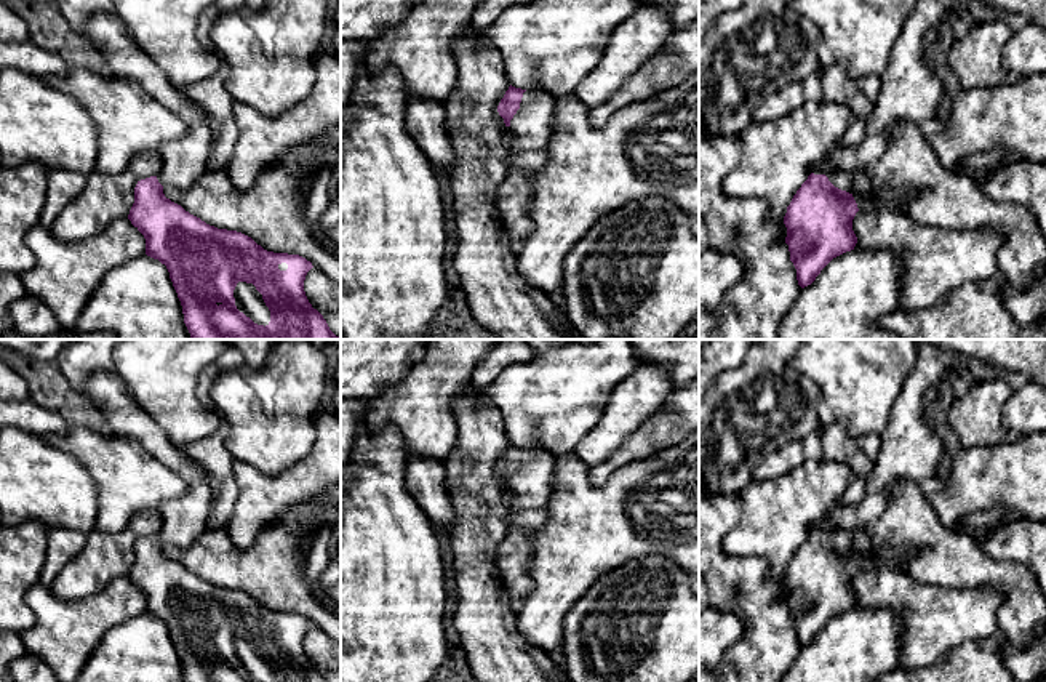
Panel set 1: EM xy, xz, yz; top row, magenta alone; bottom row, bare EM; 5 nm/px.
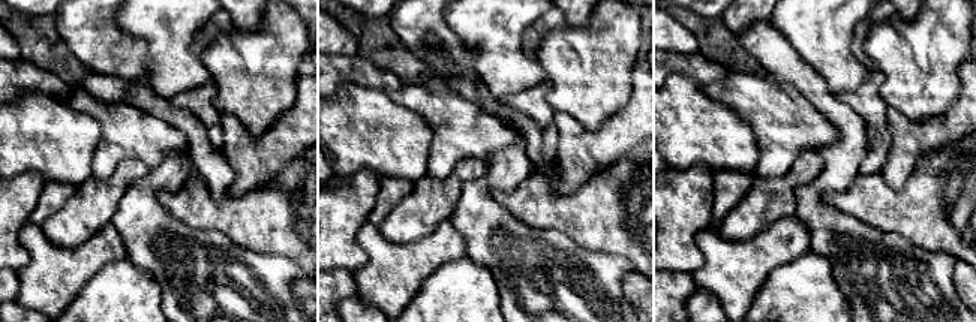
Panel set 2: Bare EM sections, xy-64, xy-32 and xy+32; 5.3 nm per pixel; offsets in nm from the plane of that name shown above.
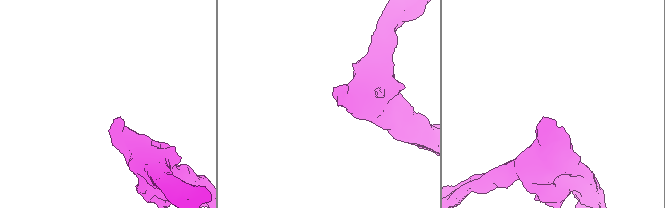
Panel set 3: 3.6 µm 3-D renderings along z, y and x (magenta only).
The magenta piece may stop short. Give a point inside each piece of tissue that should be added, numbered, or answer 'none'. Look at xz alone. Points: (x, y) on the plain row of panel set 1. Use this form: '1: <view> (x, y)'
1: xz (530, 487)

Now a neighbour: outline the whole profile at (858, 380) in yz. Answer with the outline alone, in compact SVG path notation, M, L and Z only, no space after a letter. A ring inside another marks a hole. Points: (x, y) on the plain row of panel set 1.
M803 339L792 359L793 370L809 378L819 391L819 432L830 424L846 421L848 432L857 439L862 434L881 435L889 424L899 389L912 373L918 357L916 339Z

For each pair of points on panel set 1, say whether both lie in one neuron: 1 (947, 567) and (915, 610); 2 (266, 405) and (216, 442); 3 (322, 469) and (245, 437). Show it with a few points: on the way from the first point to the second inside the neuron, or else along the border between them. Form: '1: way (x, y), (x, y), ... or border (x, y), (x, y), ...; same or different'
1: border (901, 565), (923, 581), (971, 588); different
2: border (223, 428), (226, 449), (235, 460); different
3: border (315, 426), (301, 458), (263, 474); different

